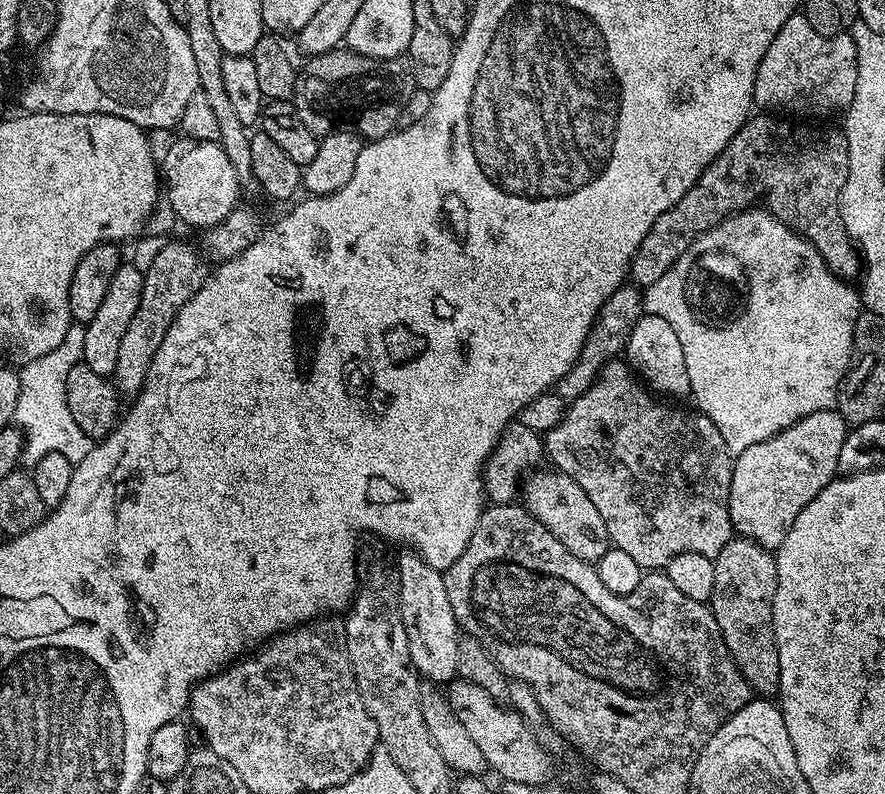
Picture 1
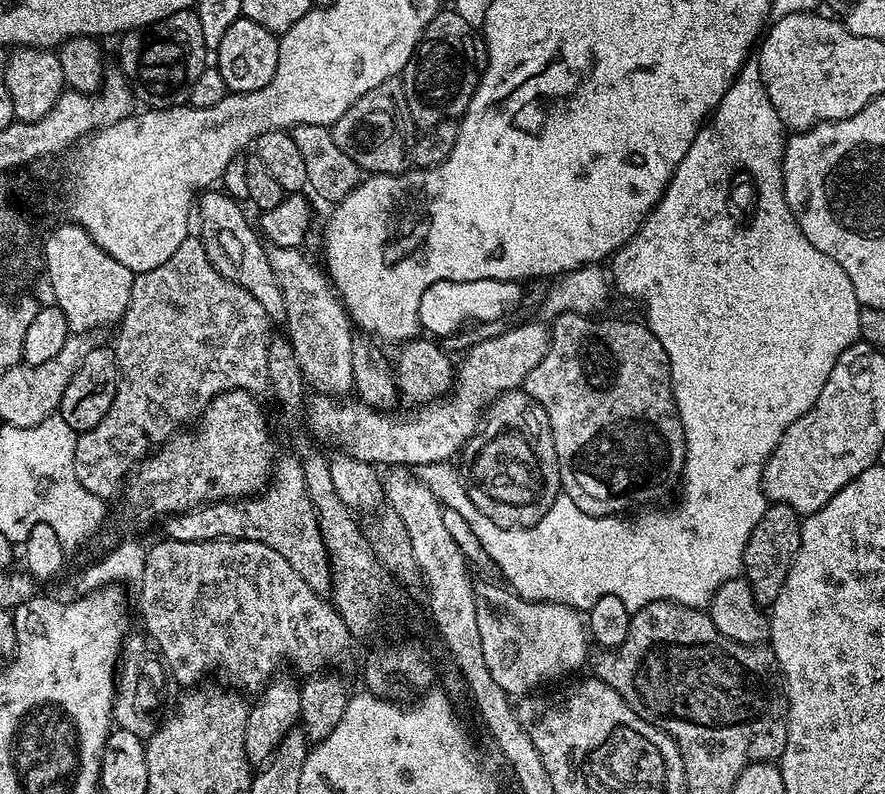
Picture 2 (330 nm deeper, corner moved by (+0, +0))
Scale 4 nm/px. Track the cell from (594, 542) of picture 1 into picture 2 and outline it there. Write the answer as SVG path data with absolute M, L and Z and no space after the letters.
M513 390L511 392L502 393L486 412L486 419L483 421L482 427L475 436L470 437L466 445L466 455L468 454L468 476L466 472L466 487L468 497L474 502L474 506L478 506L478 510L482 510L482 514L486 514L486 518L490 518L498 526L503 528L528 528L532 524L536 524L542 518L542 514L546 514L546 510L550 510L550 506L561 495L560 487L560 463L558 462L558 454L554 450L554 438L552 437L552 427L550 426L550 418L546 414L546 410L542 407L533 396L529 396L523 390Z

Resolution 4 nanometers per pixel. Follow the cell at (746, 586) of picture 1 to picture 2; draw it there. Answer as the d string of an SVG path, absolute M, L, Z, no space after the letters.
M769 503L766 514L762 514L762 522L758 522L754 534L750 536L750 542L746 544L743 575L761 606L771 606L778 594L782 594L786 574L790 574L790 566L798 554L801 523L800 513L790 506Z

